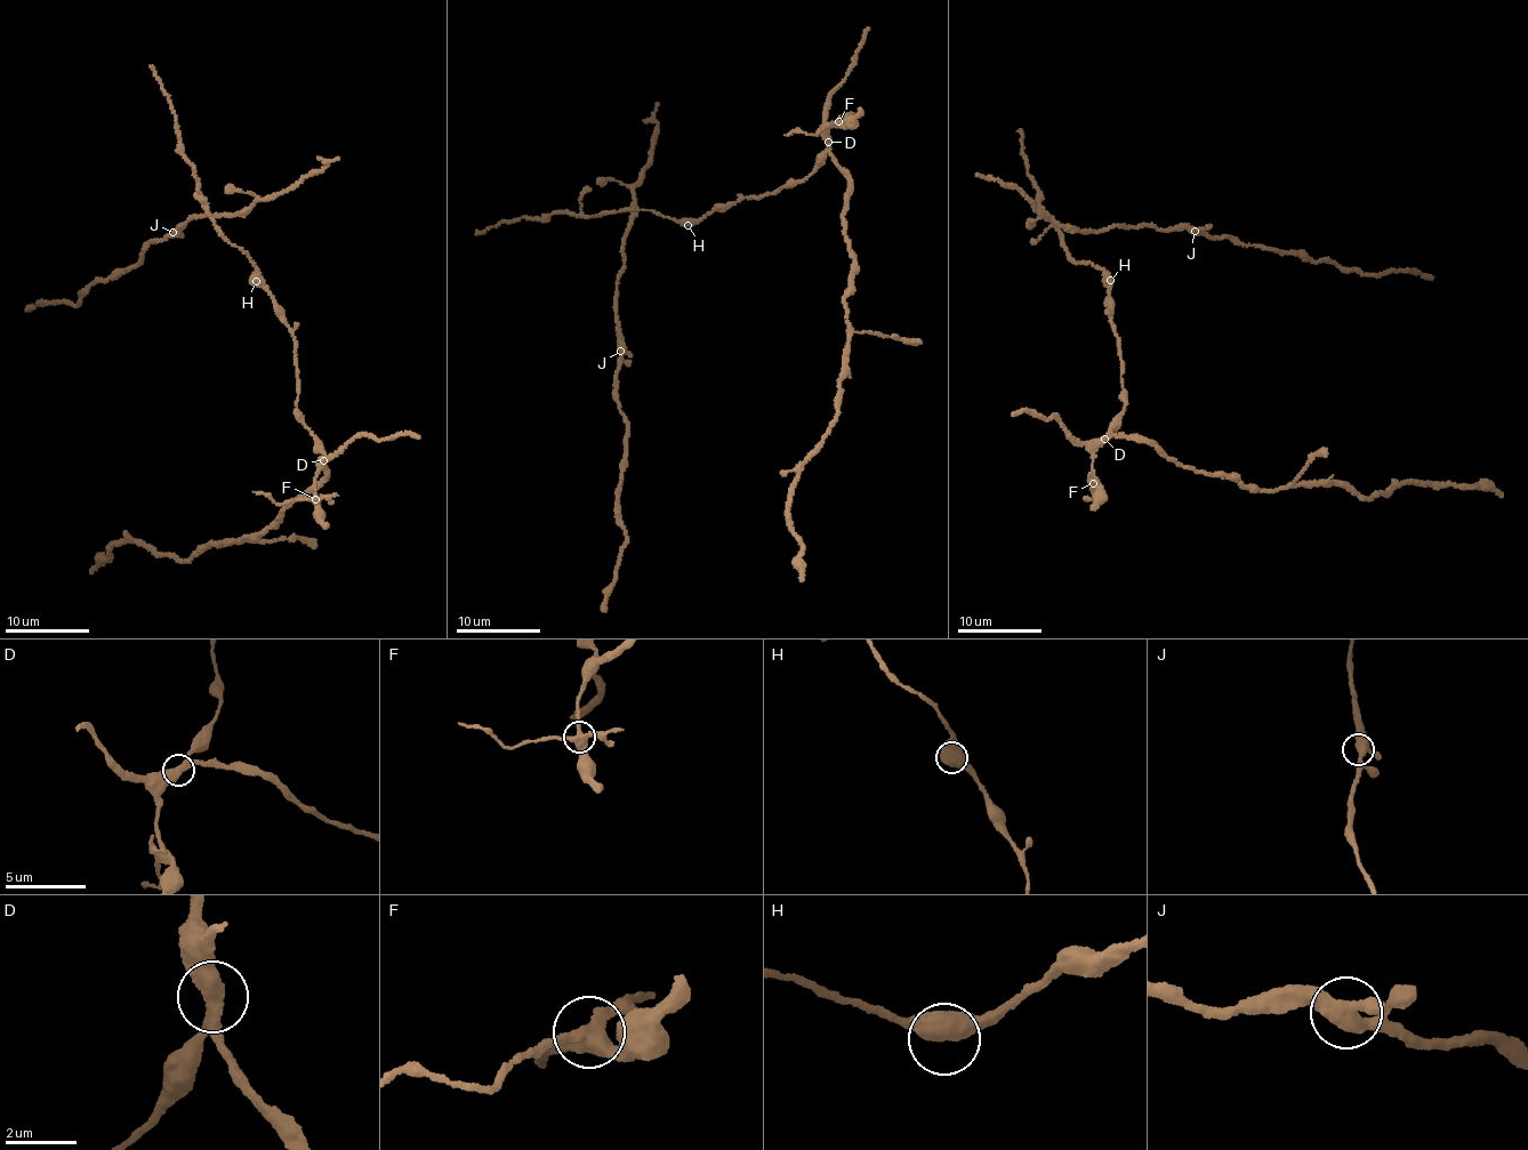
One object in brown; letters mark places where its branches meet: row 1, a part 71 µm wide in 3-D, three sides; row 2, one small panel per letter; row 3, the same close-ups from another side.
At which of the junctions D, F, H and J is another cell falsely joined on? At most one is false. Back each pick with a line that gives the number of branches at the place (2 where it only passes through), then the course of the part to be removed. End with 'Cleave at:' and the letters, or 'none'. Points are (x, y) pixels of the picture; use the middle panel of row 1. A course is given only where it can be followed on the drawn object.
F: branches 4; course (838, 121), (823, 127), (814, 135), (790, 131), (785, 135)
Cleave at: F

